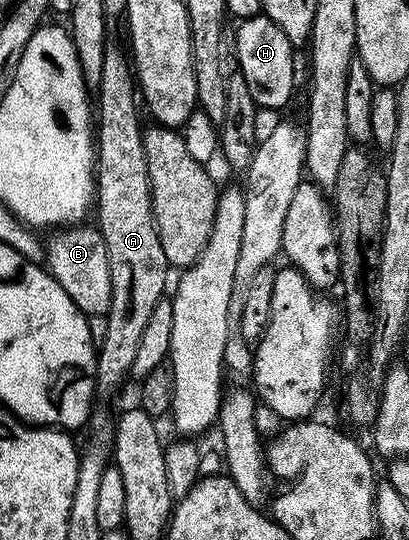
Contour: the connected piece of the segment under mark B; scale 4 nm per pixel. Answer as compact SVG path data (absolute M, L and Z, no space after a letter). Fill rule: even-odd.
M67 226L56 231L47 244L46 267L51 276L73 298L73 302L88 317L102 317L111 305L111 267L105 250L105 238L98 227Z

